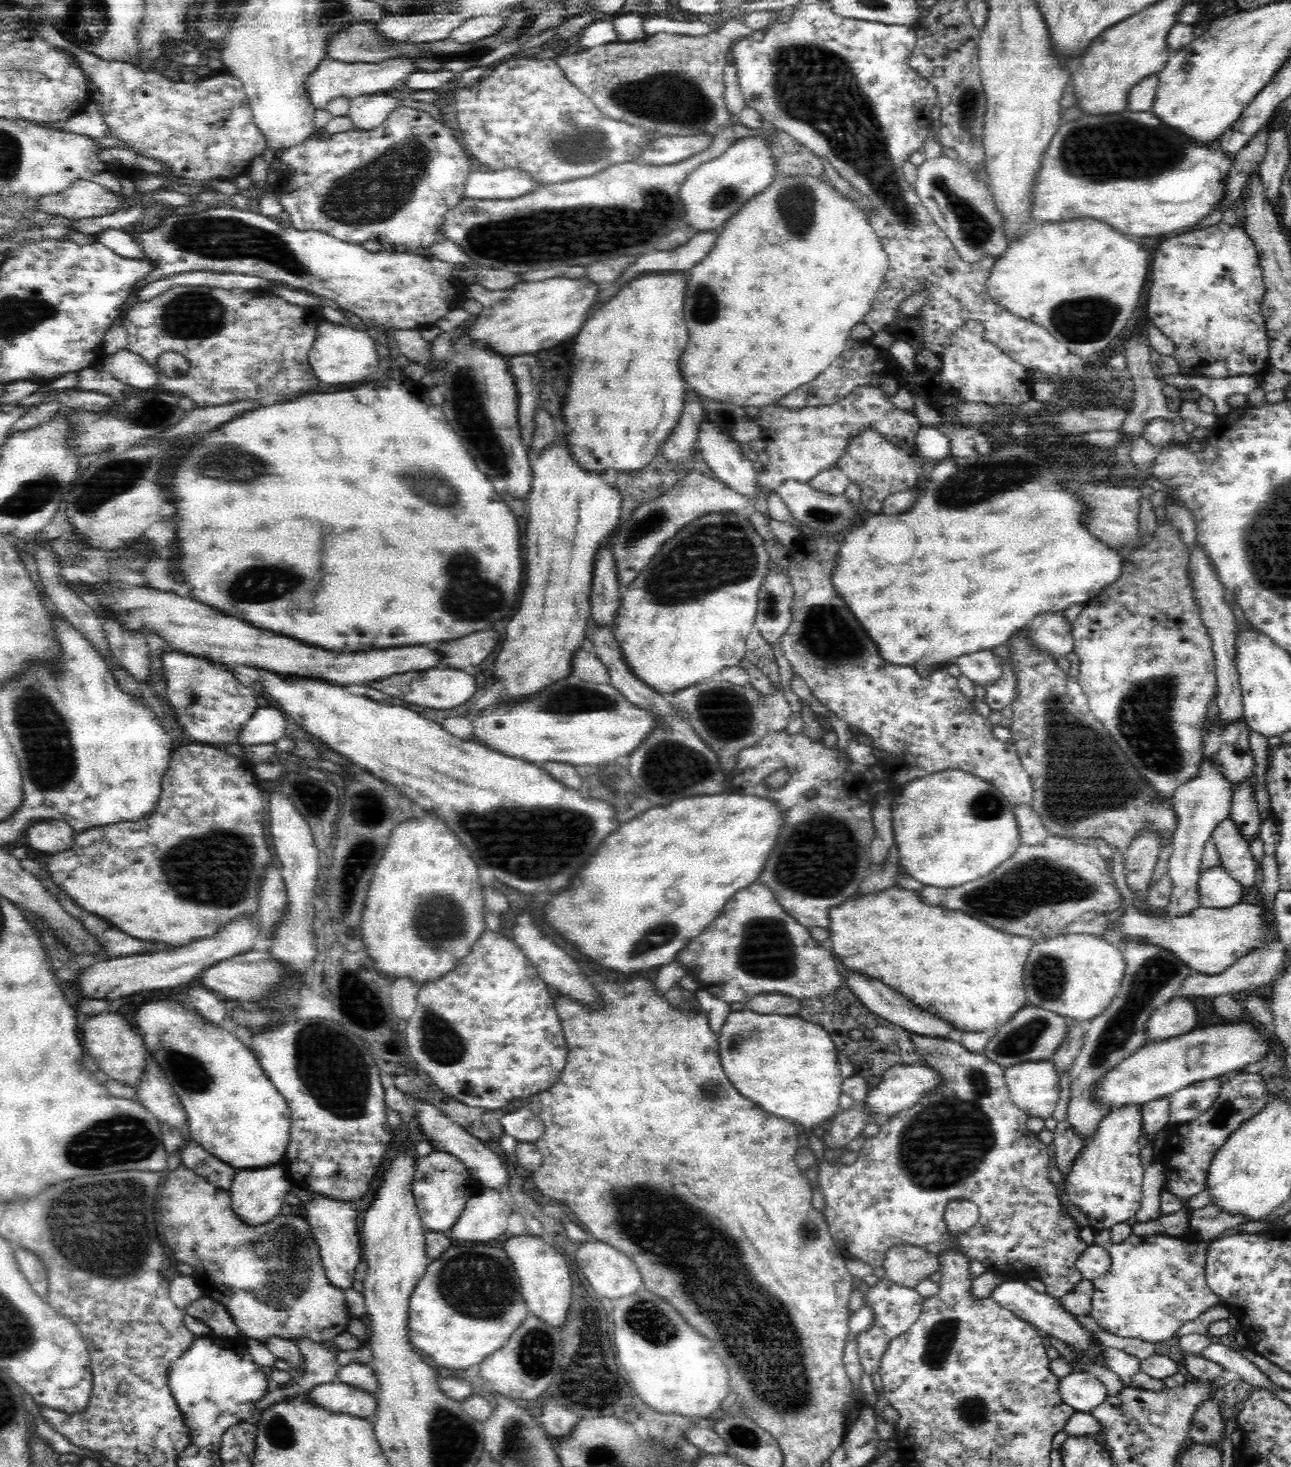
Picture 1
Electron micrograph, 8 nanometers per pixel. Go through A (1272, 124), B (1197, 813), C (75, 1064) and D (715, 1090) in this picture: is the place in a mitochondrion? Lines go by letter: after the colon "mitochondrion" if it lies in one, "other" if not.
A: other
B: other
C: other
D: mitochondrion

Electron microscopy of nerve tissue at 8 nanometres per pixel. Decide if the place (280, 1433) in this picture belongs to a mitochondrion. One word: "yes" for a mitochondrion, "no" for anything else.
yes

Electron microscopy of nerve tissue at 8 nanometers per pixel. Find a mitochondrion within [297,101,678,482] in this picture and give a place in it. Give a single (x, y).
(374, 193)

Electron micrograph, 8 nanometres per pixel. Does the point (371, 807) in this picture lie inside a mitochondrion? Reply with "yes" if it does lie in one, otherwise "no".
yes

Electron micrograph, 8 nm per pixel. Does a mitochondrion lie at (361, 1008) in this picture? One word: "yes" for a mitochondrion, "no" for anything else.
yes

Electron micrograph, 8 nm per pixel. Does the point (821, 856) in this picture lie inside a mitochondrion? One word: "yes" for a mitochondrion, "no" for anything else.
yes

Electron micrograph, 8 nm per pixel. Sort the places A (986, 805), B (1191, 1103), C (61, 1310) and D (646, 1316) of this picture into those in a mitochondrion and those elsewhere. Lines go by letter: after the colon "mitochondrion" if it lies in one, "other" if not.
A: mitochondrion
B: mitochondrion
C: other
D: mitochondrion

